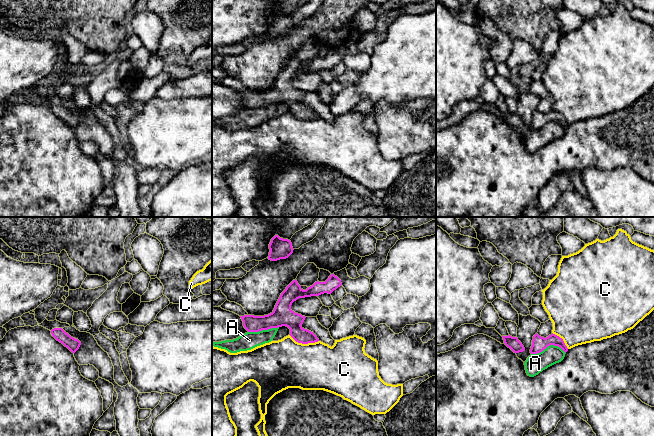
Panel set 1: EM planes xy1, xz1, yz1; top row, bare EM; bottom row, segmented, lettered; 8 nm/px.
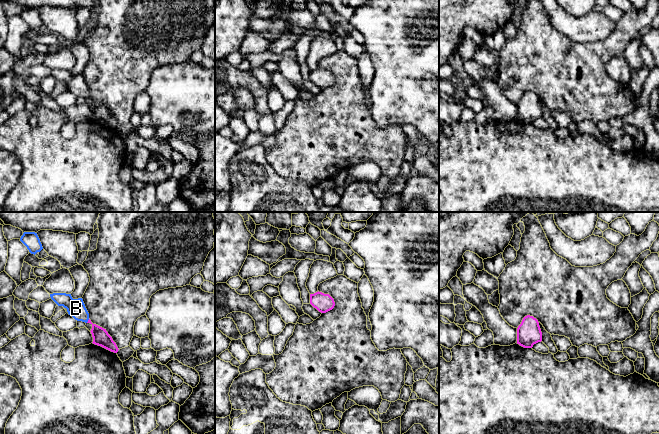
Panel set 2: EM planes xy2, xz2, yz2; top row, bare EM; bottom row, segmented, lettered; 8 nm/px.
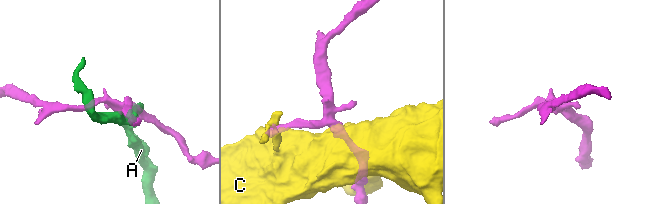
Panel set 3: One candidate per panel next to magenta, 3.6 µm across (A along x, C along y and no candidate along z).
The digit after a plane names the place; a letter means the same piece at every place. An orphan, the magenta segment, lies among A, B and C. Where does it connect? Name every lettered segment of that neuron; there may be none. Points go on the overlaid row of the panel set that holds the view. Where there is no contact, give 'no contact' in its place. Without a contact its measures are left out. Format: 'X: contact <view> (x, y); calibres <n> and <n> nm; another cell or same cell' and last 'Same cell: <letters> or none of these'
A: contact yz1 (548, 345); calibres 120 and 160 nm; another cell
B: contact xy2 (88, 321); calibres 130 and 150 nm; same cell
C: contact xz1 (304, 343); calibres 140 and 400 nm; another cell
Same cell: B

